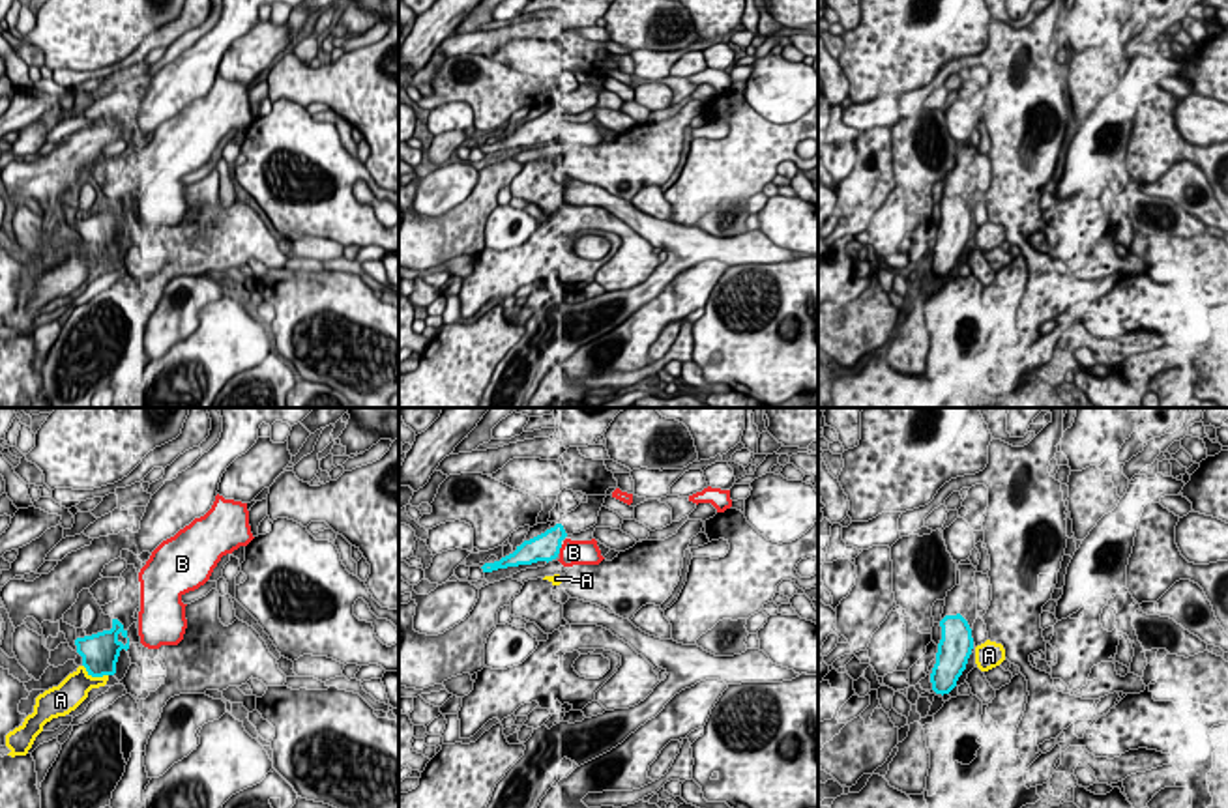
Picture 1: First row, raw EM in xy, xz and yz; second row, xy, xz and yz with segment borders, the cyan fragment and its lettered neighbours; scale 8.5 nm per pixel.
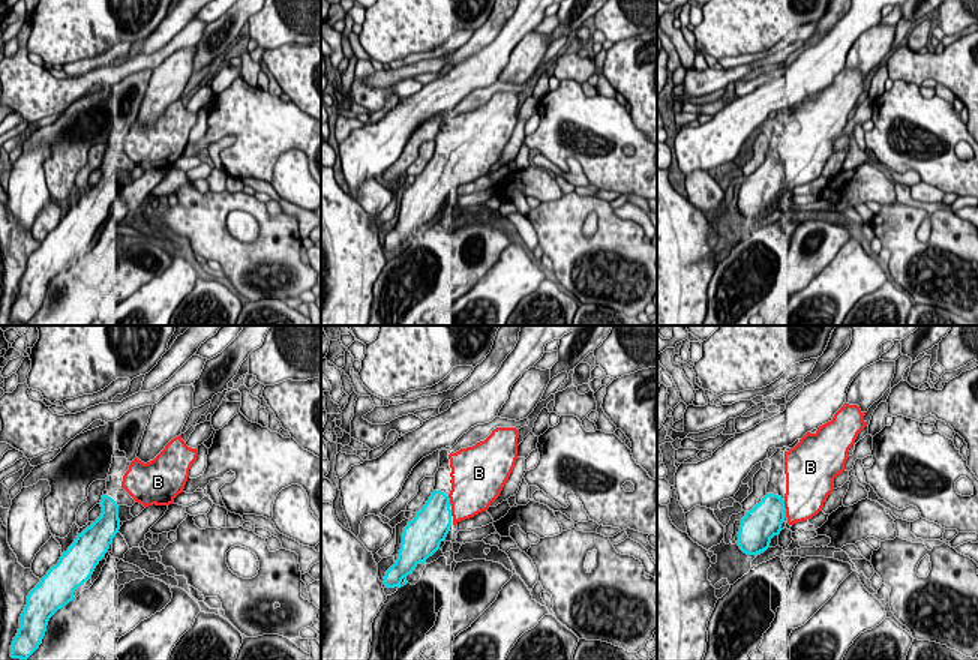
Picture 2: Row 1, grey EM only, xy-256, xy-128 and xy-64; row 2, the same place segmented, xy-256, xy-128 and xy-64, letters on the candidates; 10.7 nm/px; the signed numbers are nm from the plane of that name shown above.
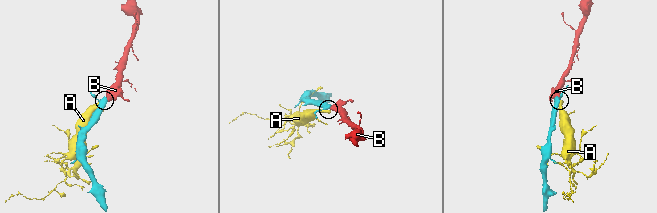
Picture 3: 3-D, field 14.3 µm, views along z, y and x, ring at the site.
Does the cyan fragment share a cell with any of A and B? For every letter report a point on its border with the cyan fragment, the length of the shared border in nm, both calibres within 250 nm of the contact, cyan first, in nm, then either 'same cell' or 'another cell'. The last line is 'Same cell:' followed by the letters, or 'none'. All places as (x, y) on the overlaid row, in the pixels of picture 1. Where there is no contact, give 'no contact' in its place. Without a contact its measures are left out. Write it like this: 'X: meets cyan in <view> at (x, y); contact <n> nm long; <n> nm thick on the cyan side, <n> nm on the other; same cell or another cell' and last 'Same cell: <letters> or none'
A: meets cyan in xy at (94, 676); contact 240 nm long; 320 nm thick on the cyan side, 240 nm on the other; another cell
B: meets cyan in xz at (560, 547); contact 90 nm long; 240 nm thick on the cyan side, 220 nm on the other; same cell
Same cell: B

